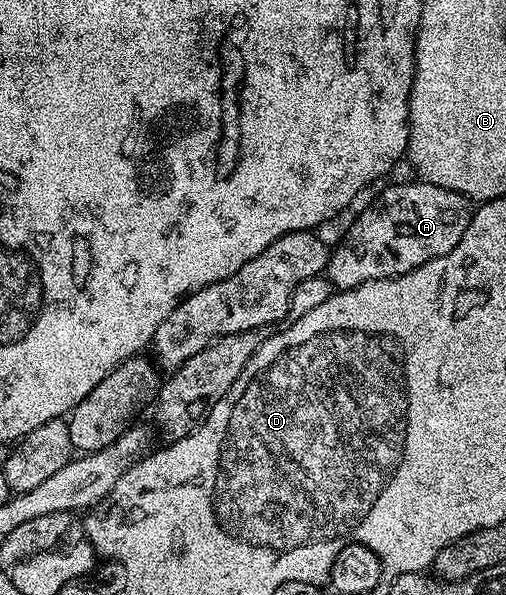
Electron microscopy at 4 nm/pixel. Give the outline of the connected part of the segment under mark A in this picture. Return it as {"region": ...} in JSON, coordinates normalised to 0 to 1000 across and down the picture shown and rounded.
{"region":[[[836,306],[822,309],[775,309],[751,323],[751,331],[729,350],[711,356],[711,365],[688,383],[666,417],[654,418],[644,462],[656,472],[658,486],[678,487],[715,481],[733,471],[761,471],[765,464],[792,464],[814,457],[862,430],[879,430],[905,413],[905,400],[925,383],[929,343],[897,319],[874,319]]]}

